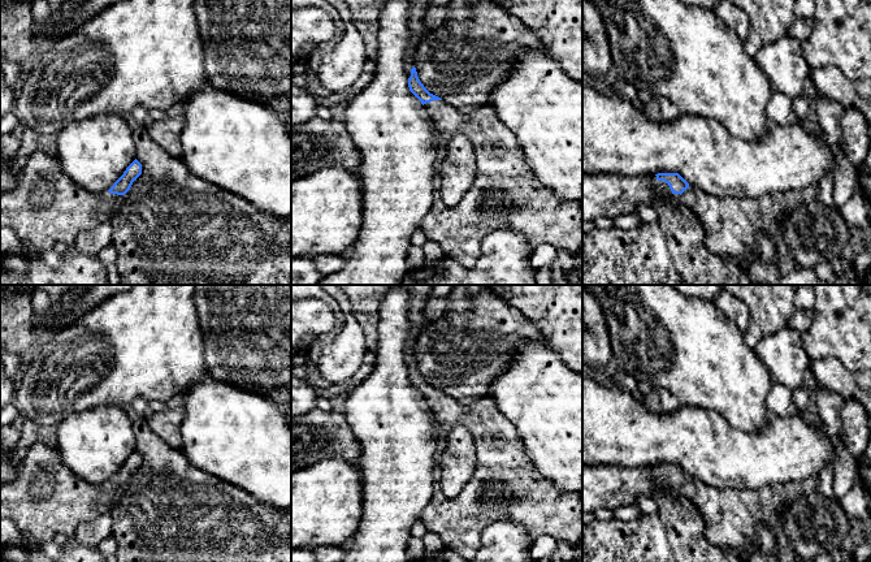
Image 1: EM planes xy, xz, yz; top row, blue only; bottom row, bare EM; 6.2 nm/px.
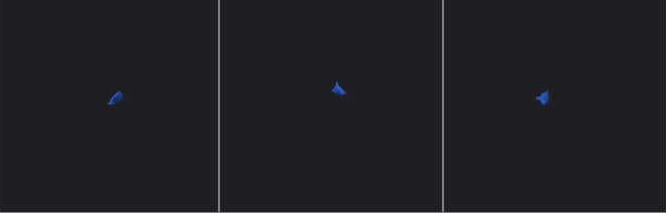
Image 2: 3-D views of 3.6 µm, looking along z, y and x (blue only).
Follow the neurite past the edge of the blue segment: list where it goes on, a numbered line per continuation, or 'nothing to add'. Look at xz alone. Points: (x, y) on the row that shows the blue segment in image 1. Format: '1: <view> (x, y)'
1: xz (410, 53)
2: xz (505, 194)

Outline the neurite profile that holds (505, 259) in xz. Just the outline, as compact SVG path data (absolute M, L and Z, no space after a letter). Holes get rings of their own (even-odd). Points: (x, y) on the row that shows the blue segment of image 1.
M495 230L481 245L481 254L473 268L464 268L451 258L428 261L424 268L410 269L400 285L538 285L530 263L532 250L521 233Z

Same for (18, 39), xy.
M0 1L0 60L8 59L23 64L35 52L38 39L32 5Z

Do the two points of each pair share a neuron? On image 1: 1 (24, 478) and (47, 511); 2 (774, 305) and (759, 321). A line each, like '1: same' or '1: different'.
1: same
2: same

